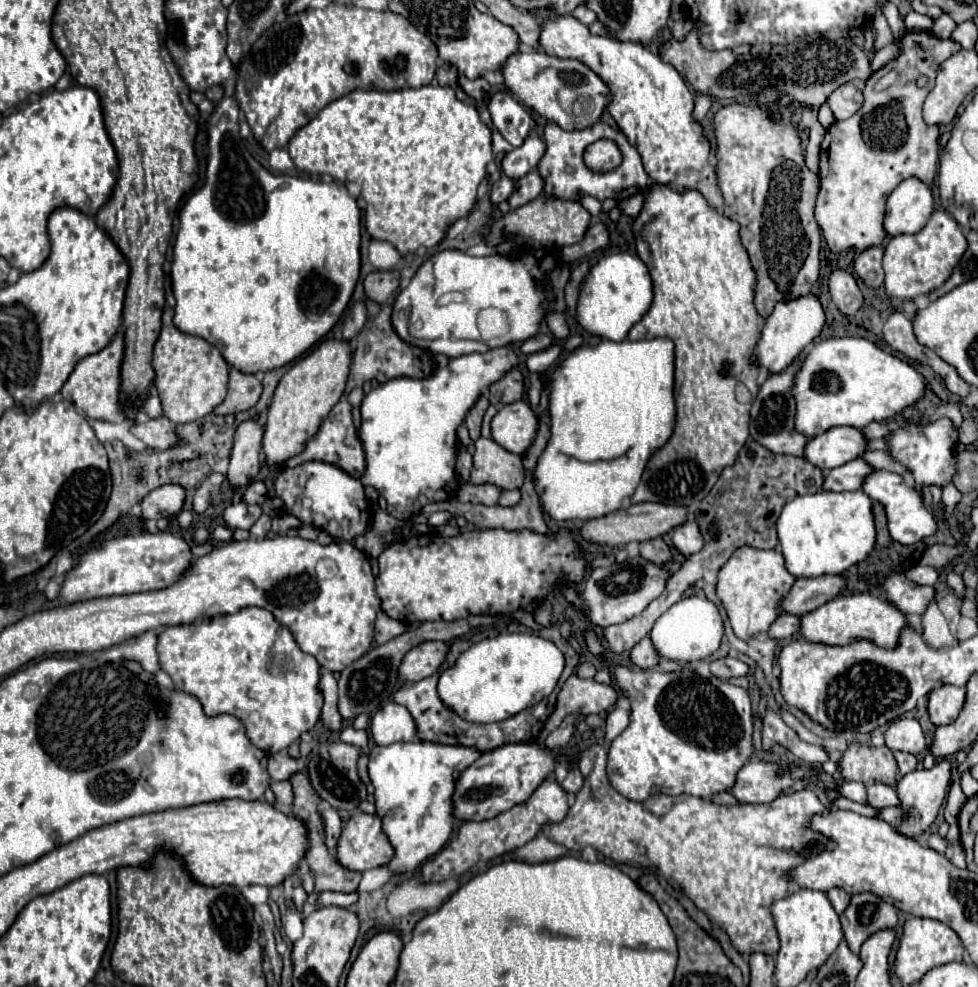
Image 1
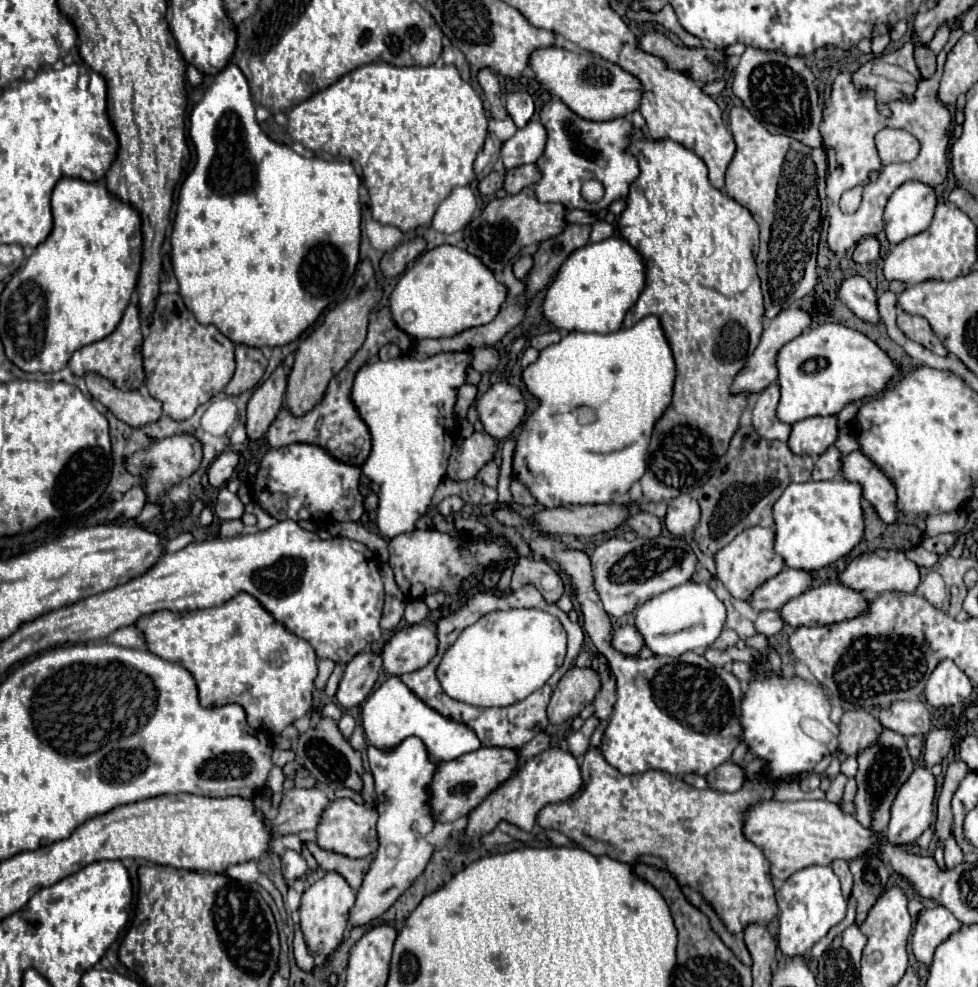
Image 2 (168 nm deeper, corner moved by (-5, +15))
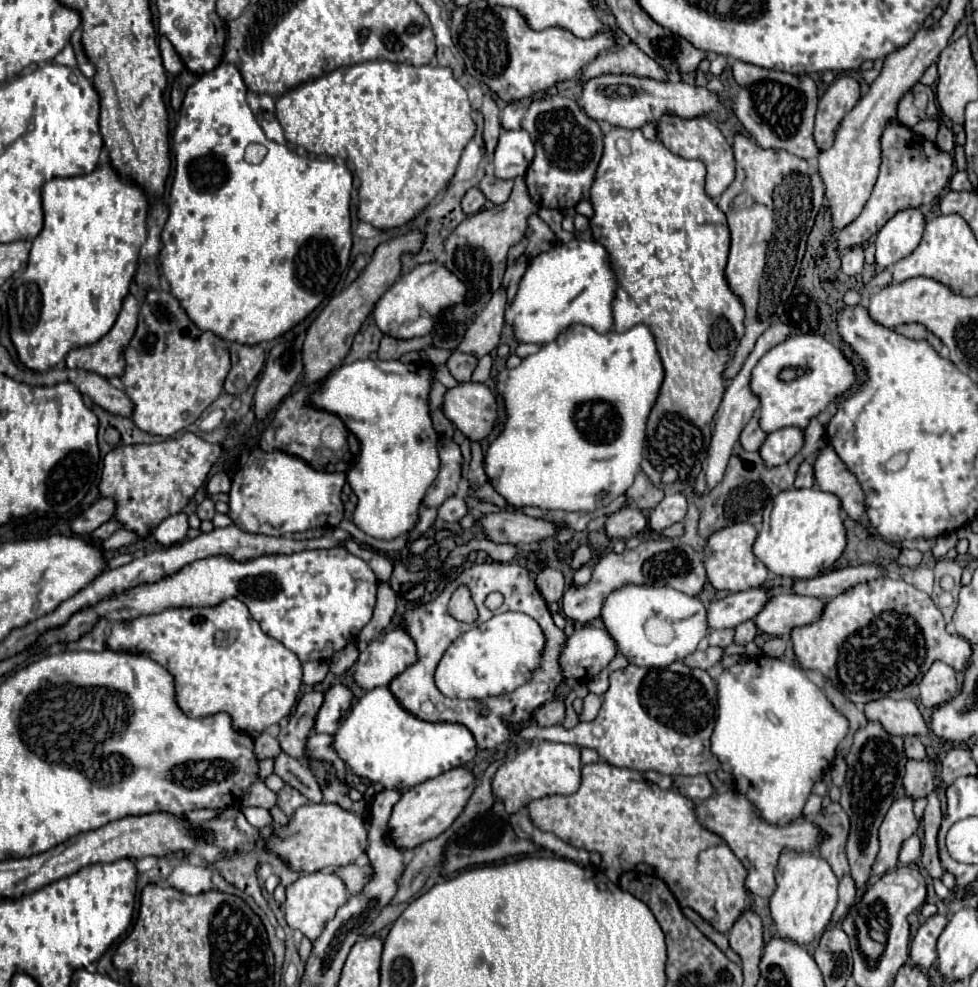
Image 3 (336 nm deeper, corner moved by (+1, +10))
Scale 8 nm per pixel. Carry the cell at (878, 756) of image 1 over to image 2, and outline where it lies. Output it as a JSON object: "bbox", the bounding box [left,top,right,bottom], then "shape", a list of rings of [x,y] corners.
{"bbox":[839,710,881,756],"shape":[[[847,710],[839,722],[841,736],[839,736],[839,750],[845,756],[857,756],[861,748],[867,748],[877,740],[877,732],[881,732],[881,722],[865,712],[865,710]]]}

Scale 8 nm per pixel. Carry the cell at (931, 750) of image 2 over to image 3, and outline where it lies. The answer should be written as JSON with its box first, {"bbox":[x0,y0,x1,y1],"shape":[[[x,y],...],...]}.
{"bbox":[903,757,937,799],"shape":[[[925,757],[923,761],[909,761],[903,779],[905,793],[911,795],[913,799],[929,795],[935,789],[935,773],[937,773],[937,763],[931,757]]]}

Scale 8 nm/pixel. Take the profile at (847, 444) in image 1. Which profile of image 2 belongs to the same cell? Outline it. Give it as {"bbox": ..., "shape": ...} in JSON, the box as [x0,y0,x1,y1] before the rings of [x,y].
{"bbox":[787,416,837,456],"shape":[[[815,416],[799,420],[791,426],[787,446],[793,454],[821,456],[825,448],[833,446],[837,440],[837,418],[835,416]]]}

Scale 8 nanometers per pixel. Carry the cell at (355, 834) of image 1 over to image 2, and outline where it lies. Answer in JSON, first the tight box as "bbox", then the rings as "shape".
{"bbox":[317,798,377,858],"shape":[[[337,798],[329,802],[319,818],[317,824],[317,844],[321,850],[337,852],[349,858],[365,858],[377,850],[377,832],[375,832],[377,812],[369,804],[357,804],[351,798]]]}

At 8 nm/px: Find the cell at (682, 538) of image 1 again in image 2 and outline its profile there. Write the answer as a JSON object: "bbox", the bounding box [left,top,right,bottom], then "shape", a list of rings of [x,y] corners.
{"bbox":[665,494,699,536],"shape":[[[681,494],[669,502],[665,528],[675,536],[685,536],[693,532],[699,520],[699,504],[689,494]]]}

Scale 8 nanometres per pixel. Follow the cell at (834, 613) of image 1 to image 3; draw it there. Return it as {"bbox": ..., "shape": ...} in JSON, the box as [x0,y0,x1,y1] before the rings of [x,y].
{"bbox":[755,593,825,635],"shape":[[[797,593],[775,595],[767,601],[755,623],[761,633],[767,635],[789,635],[793,627],[815,623],[823,615],[825,601],[819,597],[805,597]]]}

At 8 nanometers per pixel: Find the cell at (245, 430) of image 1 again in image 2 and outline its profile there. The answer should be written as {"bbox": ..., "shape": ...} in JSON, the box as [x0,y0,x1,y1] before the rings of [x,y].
{"bbox":[247,364,291,440],"shape":[[[279,364],[273,374],[253,392],[247,404],[247,434],[255,440],[263,436],[269,424],[275,420],[283,406],[283,396],[287,388],[287,376],[291,372],[289,364]]]}

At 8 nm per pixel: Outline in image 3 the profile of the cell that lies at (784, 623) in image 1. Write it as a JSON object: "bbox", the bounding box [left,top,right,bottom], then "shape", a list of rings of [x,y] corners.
{"bbox":[735,621,759,645],"shape":[[[745,621],[735,627],[735,643],[745,645],[757,637],[759,629],[755,629],[755,621]]]}

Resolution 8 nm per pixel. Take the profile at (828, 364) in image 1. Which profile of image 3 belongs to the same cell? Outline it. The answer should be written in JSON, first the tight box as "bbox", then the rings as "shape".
{"bbox":[751,333,857,433],"shape":[[[805,333],[793,335],[769,349],[753,369],[751,389],[759,395],[759,425],[765,433],[781,427],[807,427],[829,403],[847,393],[857,383],[857,373],[851,361],[823,335]]]}

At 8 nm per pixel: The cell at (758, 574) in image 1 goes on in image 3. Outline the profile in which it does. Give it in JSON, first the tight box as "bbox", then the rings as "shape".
{"bbox":[703,523,767,591],"shape":[[[735,523],[731,527],[725,527],[717,533],[713,533],[707,539],[707,545],[703,549],[703,563],[707,569],[709,583],[717,591],[747,591],[753,587],[759,587],[767,581],[767,567],[753,555],[753,543],[757,537],[757,529],[751,523]]]}

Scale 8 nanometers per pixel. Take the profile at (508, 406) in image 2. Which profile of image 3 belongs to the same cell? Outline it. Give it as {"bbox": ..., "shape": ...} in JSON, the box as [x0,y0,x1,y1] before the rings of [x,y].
{"bbox":[443,383,497,441],"shape":[[[461,383],[449,389],[443,409],[471,441],[483,441],[497,423],[497,399],[481,383]]]}

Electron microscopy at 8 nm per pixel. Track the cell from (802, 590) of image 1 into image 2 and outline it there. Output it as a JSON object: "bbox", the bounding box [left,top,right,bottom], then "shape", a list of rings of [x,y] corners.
{"bbox":[747,568,811,612],"shape":[[[783,568],[777,576],[763,582],[753,594],[747,598],[747,604],[755,612],[763,610],[779,610],[781,604],[789,602],[793,596],[799,596],[811,586],[809,572],[797,572],[793,568]]]}

